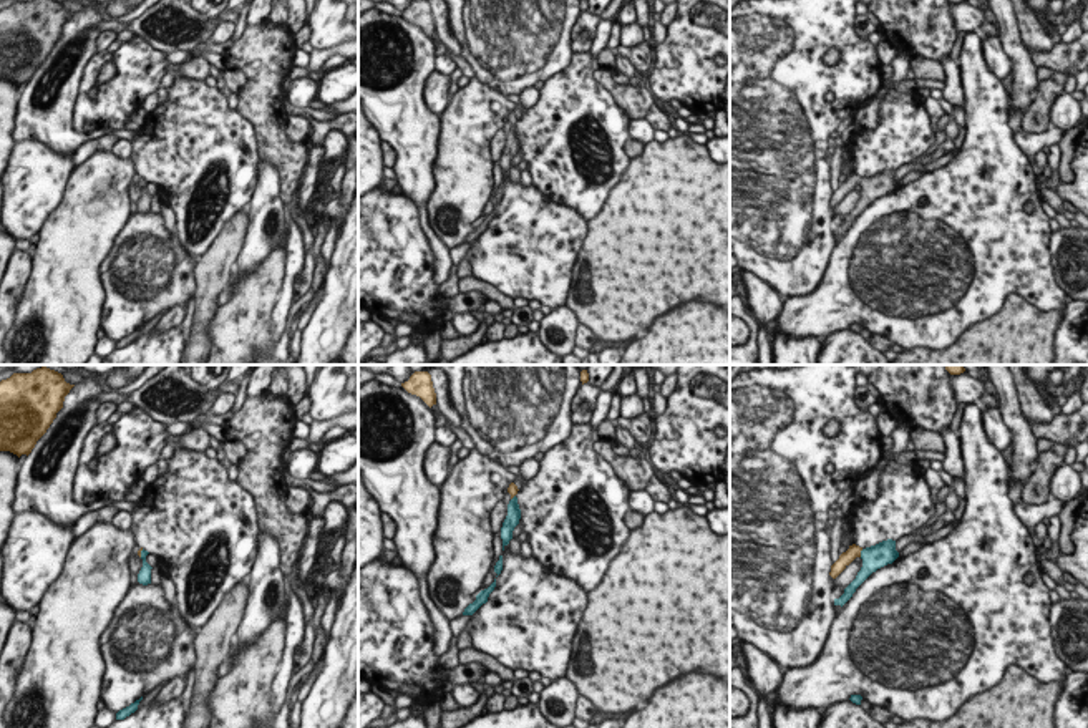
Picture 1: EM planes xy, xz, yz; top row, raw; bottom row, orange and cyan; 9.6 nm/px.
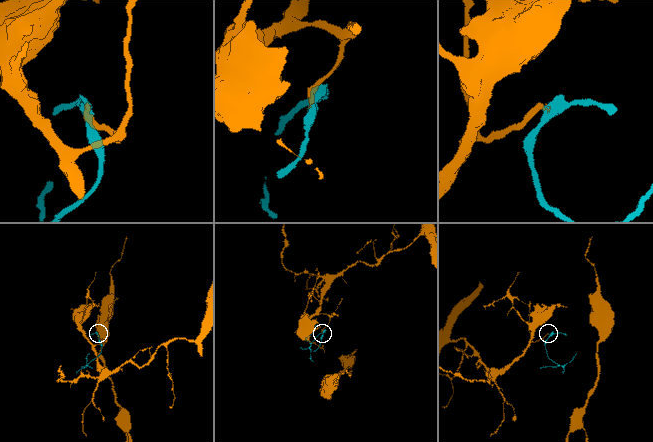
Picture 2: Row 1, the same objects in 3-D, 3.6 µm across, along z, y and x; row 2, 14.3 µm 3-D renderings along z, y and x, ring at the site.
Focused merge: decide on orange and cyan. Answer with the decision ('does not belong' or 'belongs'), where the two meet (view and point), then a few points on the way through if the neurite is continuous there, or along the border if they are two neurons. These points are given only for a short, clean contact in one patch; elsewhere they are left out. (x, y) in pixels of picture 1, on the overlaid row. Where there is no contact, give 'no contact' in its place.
belongs; contact yz (859, 553); way yz (846, 558), (859, 553), (884, 553)

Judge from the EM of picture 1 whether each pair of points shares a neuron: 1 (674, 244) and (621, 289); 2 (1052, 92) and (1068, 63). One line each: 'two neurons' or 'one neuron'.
1: one neuron
2: two neurons

